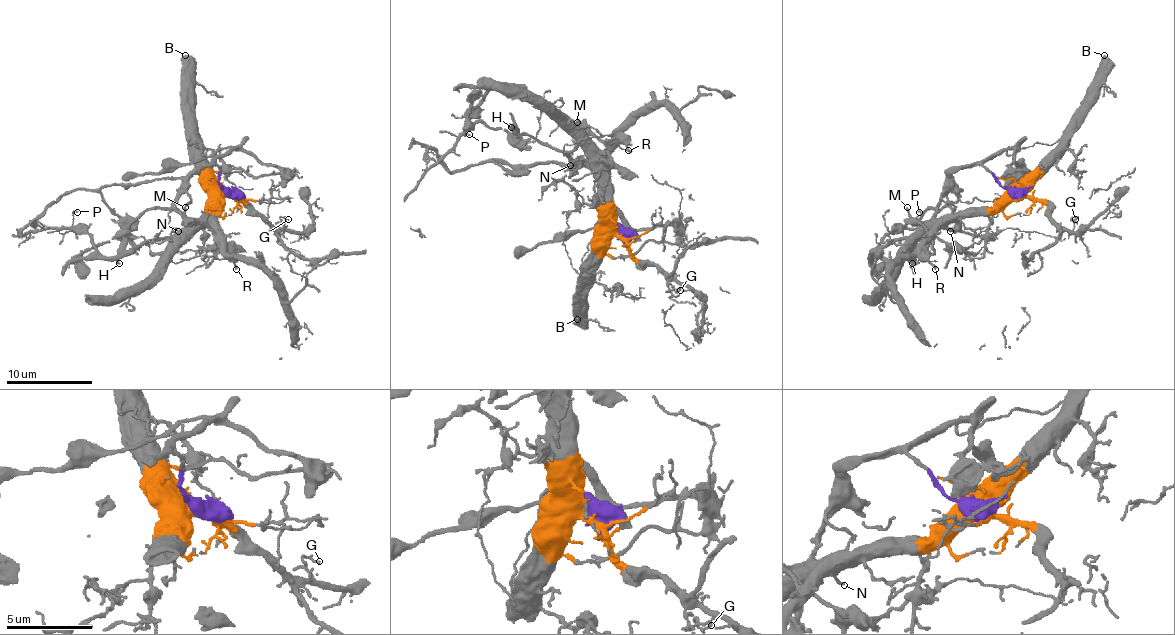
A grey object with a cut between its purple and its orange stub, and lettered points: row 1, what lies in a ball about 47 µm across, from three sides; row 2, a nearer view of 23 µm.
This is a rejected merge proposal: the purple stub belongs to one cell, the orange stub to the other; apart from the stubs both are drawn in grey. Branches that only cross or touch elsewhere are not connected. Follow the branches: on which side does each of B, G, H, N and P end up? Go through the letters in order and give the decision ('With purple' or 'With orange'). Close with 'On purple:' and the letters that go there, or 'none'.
B: With orange
G: With orange
H: With purple
N: With orange
P: With orange
On purple: H

